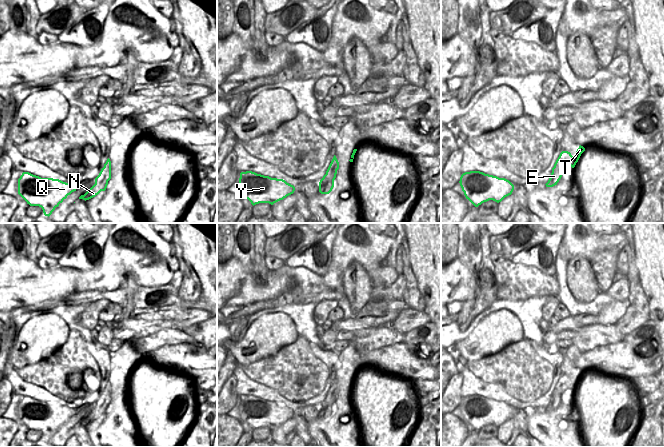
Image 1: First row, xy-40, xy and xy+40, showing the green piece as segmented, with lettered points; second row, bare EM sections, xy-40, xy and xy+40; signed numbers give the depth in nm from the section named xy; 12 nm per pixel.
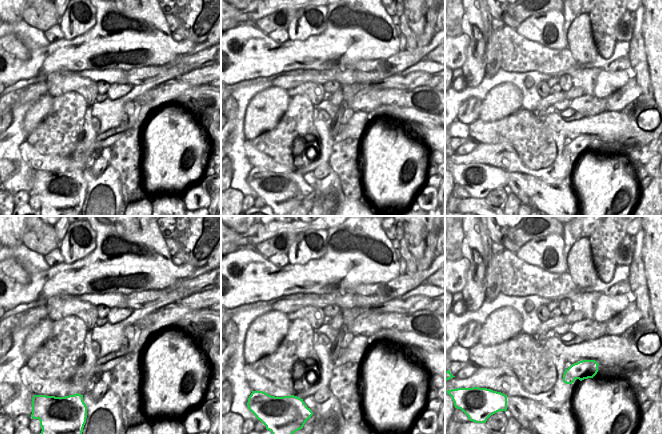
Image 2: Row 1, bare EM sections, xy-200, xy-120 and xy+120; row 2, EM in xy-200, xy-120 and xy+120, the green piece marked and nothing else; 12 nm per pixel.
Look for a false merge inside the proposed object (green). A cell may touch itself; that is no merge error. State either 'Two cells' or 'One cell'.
Two cells

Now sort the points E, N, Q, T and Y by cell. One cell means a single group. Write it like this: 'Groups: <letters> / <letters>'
Groups: E N Q Y / T

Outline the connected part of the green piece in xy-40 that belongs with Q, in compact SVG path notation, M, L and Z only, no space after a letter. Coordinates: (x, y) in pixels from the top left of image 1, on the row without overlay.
M23 396L18 403L18 418L30 430L41 431L48 441L74 415L73 408L59 403L41 402L29 396Z

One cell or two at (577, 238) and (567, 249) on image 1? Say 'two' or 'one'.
one

